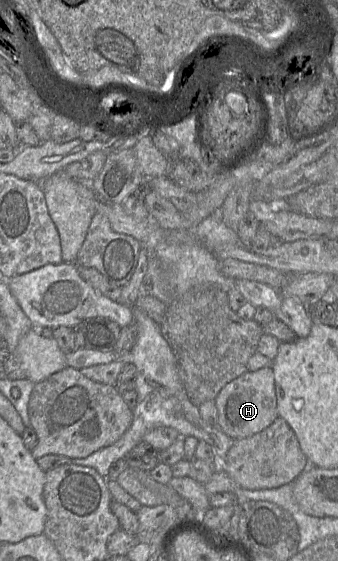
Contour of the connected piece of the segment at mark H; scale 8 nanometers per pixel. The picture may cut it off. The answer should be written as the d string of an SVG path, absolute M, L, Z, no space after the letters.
M264 367L254 372L247 371L226 384L214 401L218 427L230 438L238 440L263 431L278 418L273 370Z

